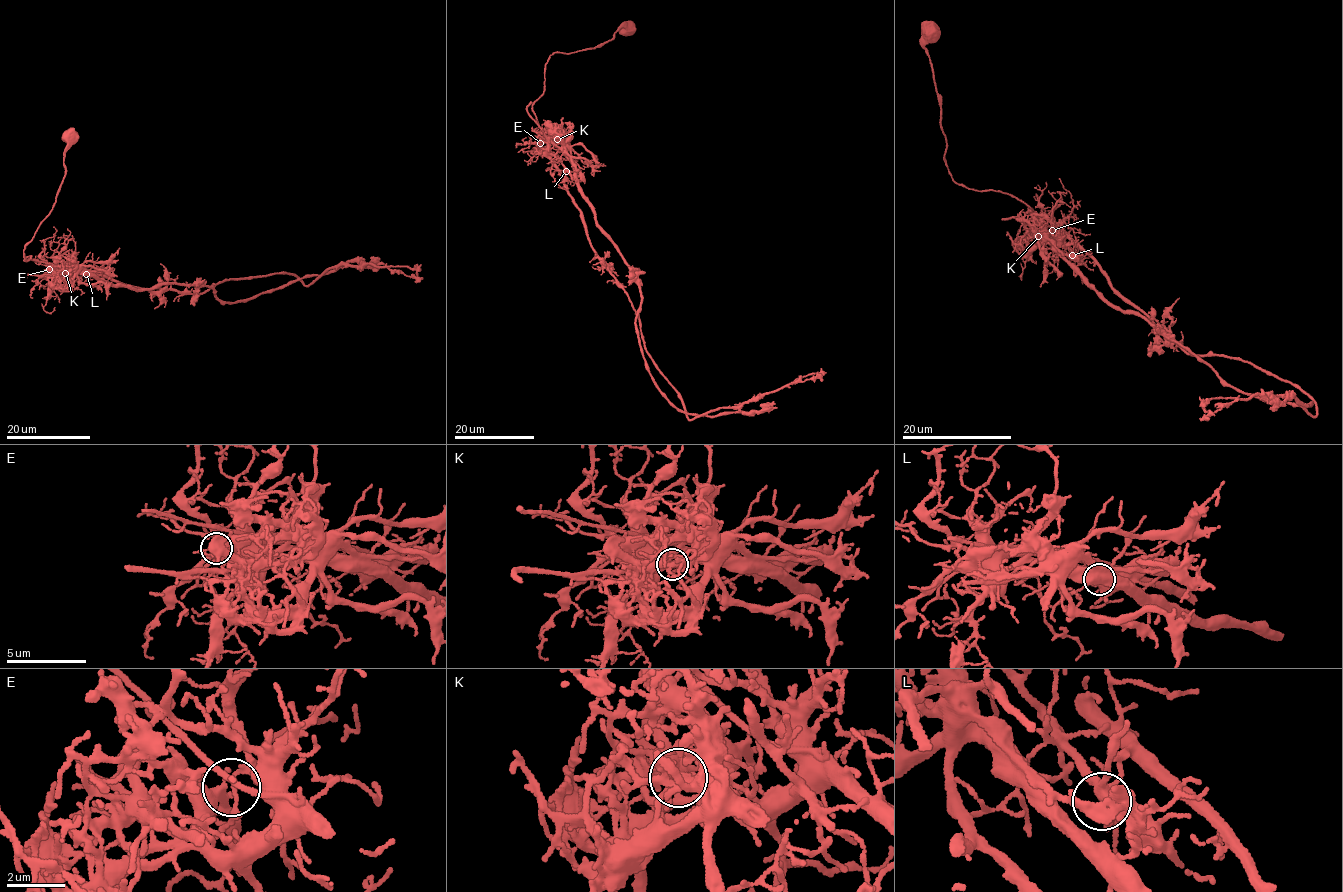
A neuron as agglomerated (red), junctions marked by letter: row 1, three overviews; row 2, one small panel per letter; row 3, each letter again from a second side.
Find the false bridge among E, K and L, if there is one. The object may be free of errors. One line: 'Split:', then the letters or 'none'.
Split: K

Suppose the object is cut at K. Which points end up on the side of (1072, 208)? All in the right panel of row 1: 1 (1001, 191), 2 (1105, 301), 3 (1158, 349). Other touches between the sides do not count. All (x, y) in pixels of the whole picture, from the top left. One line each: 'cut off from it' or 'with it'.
1: with it
2: cut off from it
3: cut off from it

